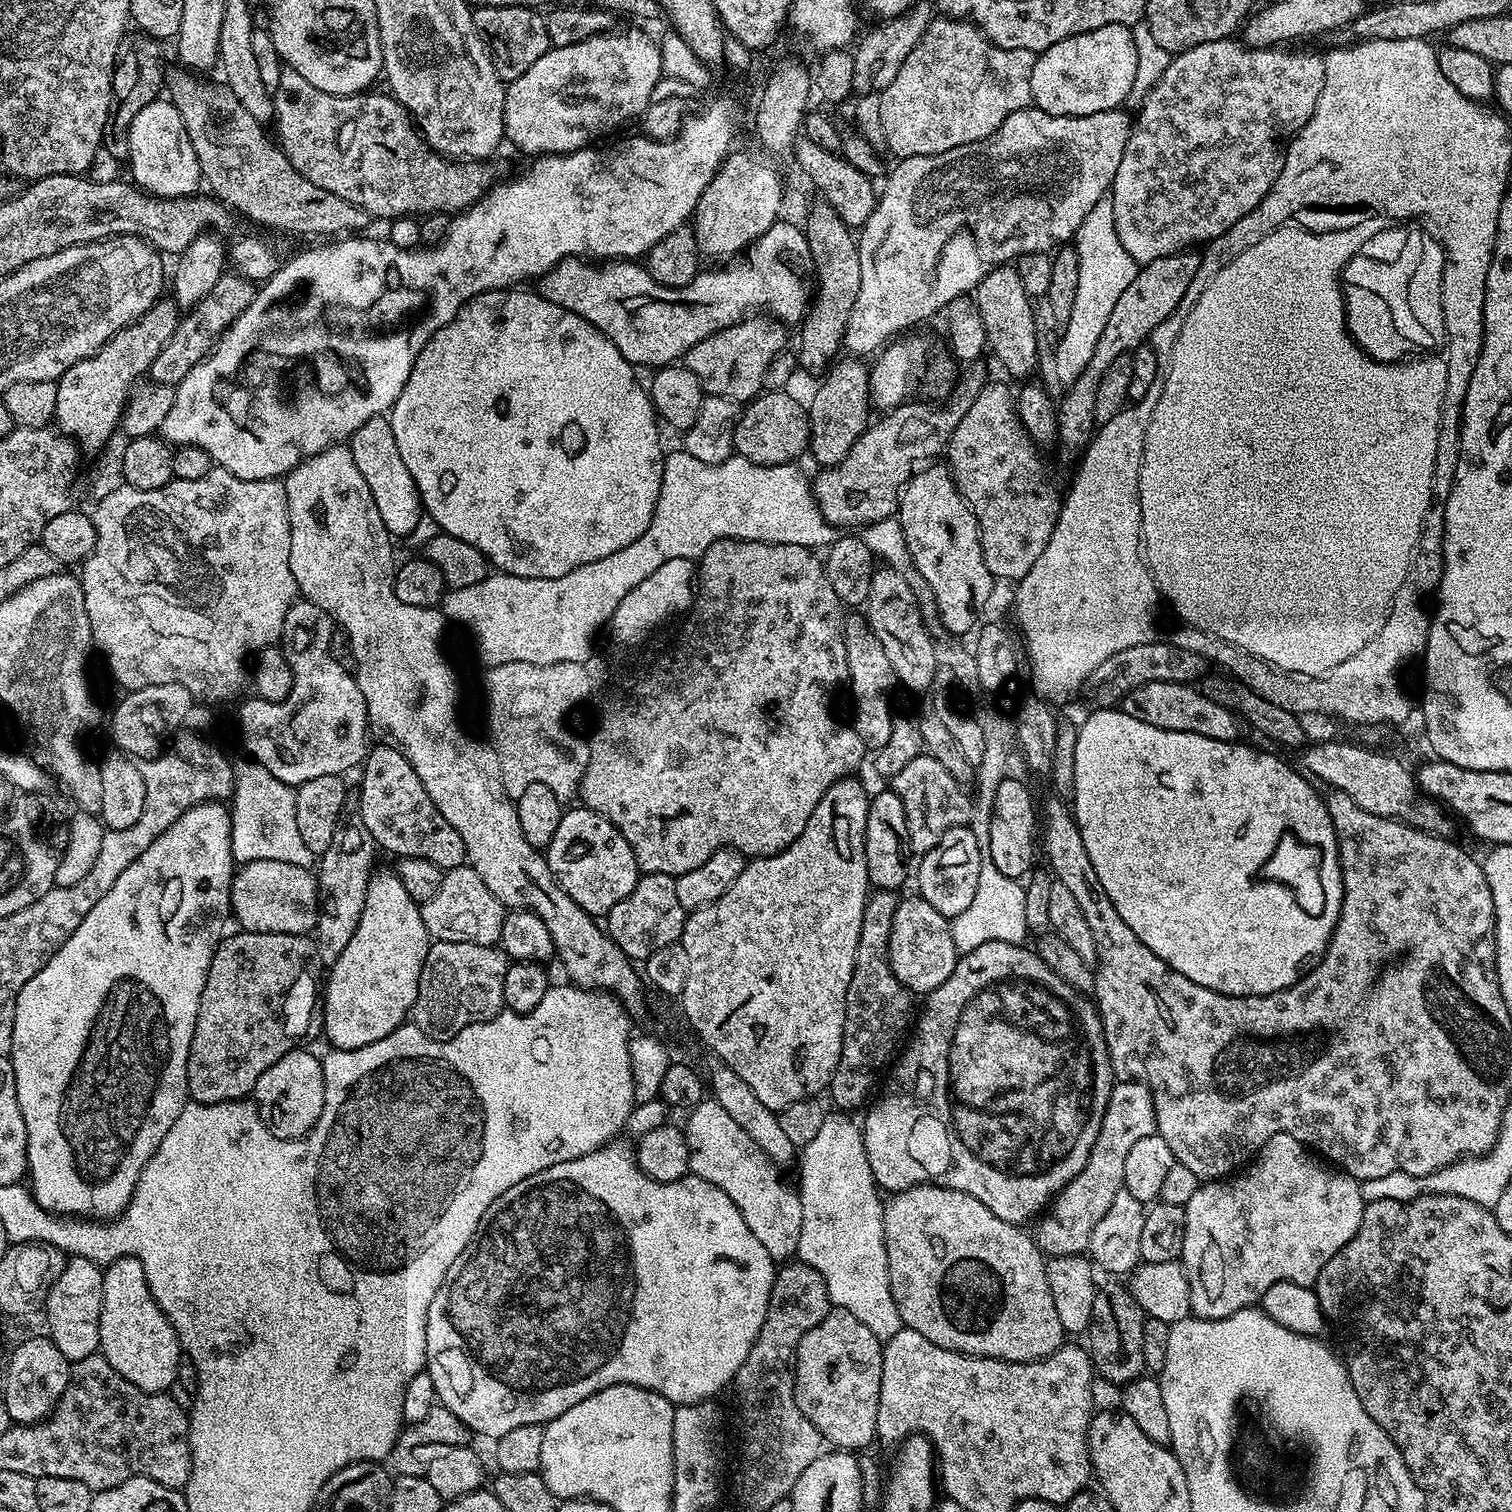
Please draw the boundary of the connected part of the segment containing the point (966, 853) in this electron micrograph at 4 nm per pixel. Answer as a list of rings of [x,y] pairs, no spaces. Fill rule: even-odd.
[[[971,827],[951,828],[942,834],[930,851],[923,853],[919,857],[920,865],[914,868],[914,884],[918,887],[918,894],[938,914],[946,917],[957,916],[970,906],[970,901],[974,898],[978,890],[978,866],[982,859],[982,849],[974,838]]]

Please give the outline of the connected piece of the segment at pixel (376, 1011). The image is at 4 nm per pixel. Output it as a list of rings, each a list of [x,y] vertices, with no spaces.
[[[391,871],[388,872],[382,873],[381,876],[380,873],[373,875],[366,890],[366,906],[362,906],[362,918],[358,918],[358,930],[354,930],[354,938],[350,938],[346,950],[342,950],[342,954],[338,954],[338,958],[327,969],[328,985],[325,988],[323,985],[322,988],[322,1016],[324,1012],[324,1036],[332,1043],[331,1047],[333,1049],[354,1050],[362,1046],[370,1046],[370,1042],[378,1042],[382,1038],[386,1038],[386,1034],[390,1034],[395,1028],[399,1028],[401,1024],[409,1019],[414,1002],[418,998],[418,978],[422,974],[422,966],[426,962],[430,937],[426,926],[422,922],[420,905],[417,904],[414,898],[410,898],[406,886],[402,886],[400,877]]]

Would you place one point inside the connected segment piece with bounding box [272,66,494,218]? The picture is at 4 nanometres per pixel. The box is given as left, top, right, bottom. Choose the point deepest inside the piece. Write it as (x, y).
(366, 149)

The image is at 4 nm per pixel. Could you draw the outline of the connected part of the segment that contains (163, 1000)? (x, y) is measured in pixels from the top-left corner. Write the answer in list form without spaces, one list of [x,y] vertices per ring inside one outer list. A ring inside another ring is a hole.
[[[205,802],[195,804],[186,814],[178,818],[154,842],[150,842],[142,854],[98,898],[94,910],[82,918],[82,926],[66,938],[66,942],[56,951],[54,958],[22,986],[16,999],[14,1010],[14,1034],[10,1059],[14,1078],[18,1106],[22,1110],[22,1122],[26,1122],[28,1135],[28,1170],[27,1183],[30,1185],[32,1197],[46,1211],[59,1214],[65,1218],[115,1218],[123,1212],[124,1207],[136,1189],[138,1178],[150,1162],[154,1150],[166,1138],[170,1126],[182,1114],[185,1104],[189,1103],[188,1094],[188,1055],[194,1038],[194,1022],[198,1018],[198,1006],[202,998],[202,986],[206,986],[206,974],[210,970],[210,962],[214,958],[216,948],[225,935],[224,919],[229,919],[232,903],[232,877],[234,861],[232,858],[232,813],[223,803]]]

